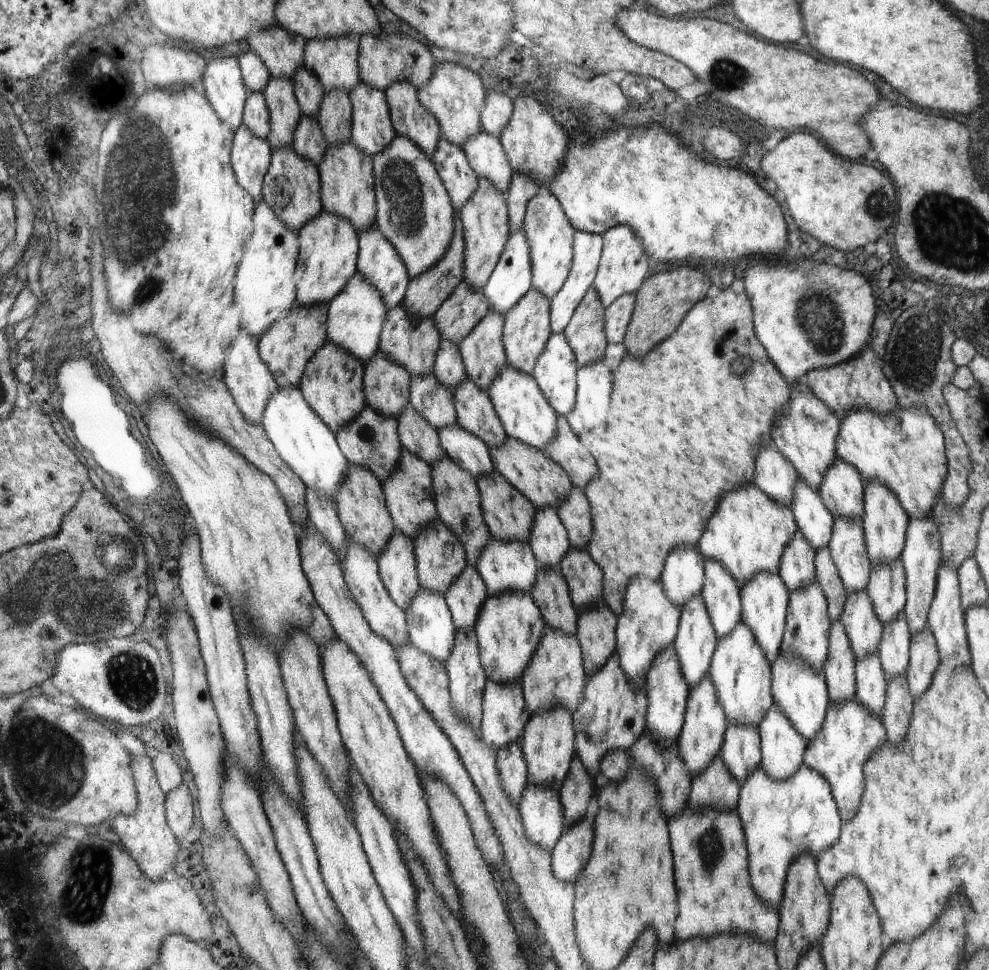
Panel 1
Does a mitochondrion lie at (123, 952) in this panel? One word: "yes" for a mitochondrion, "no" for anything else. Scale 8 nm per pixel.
no

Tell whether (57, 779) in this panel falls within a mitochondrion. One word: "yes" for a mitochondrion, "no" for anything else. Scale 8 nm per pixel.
yes

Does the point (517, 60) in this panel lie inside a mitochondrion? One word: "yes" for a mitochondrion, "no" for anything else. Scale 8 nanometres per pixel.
no

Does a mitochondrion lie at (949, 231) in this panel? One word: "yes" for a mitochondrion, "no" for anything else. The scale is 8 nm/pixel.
yes

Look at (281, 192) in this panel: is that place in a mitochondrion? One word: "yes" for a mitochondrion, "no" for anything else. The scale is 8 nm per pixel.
no

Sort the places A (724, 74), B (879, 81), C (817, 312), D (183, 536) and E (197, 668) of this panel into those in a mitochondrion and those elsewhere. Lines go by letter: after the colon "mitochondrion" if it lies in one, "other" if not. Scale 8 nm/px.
A: mitochondrion
B: other
C: mitochondrion
D: other
E: other

